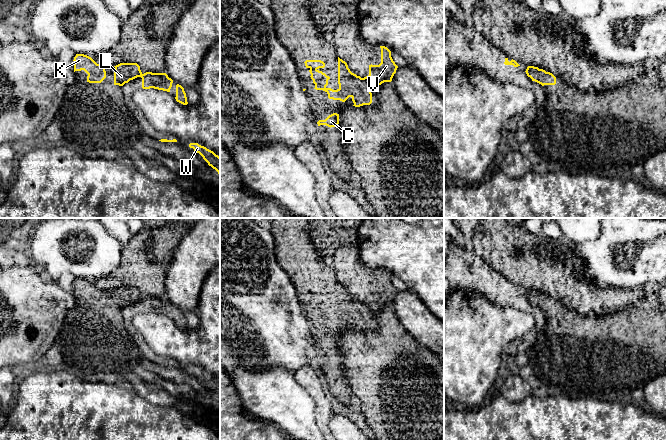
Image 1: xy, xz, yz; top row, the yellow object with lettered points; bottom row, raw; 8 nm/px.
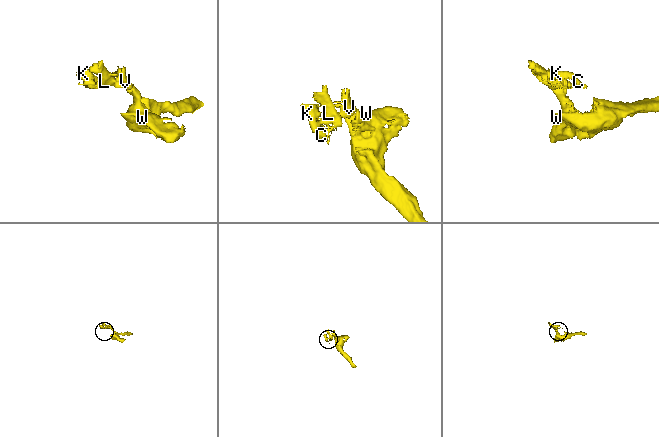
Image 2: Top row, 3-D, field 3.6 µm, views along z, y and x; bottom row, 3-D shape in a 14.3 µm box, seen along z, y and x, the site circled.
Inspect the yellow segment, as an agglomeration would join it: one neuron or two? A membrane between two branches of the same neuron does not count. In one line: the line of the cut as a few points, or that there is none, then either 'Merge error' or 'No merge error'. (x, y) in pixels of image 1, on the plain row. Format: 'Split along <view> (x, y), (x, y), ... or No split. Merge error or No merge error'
Split along xz (363, 302), (371, 309). Merge error

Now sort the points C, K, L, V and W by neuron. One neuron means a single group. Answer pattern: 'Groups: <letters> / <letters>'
Groups: C K L / V W

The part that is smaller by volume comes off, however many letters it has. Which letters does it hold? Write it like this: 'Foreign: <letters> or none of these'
Foreign: C, K, L

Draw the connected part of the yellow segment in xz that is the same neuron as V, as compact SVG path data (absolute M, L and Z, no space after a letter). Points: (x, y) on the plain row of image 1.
M380 270L380 272L381 287L379 289L369 289L369 299L364 301L375 312L384 306L391 306L398 292L391 281L391 275L385 270Z

